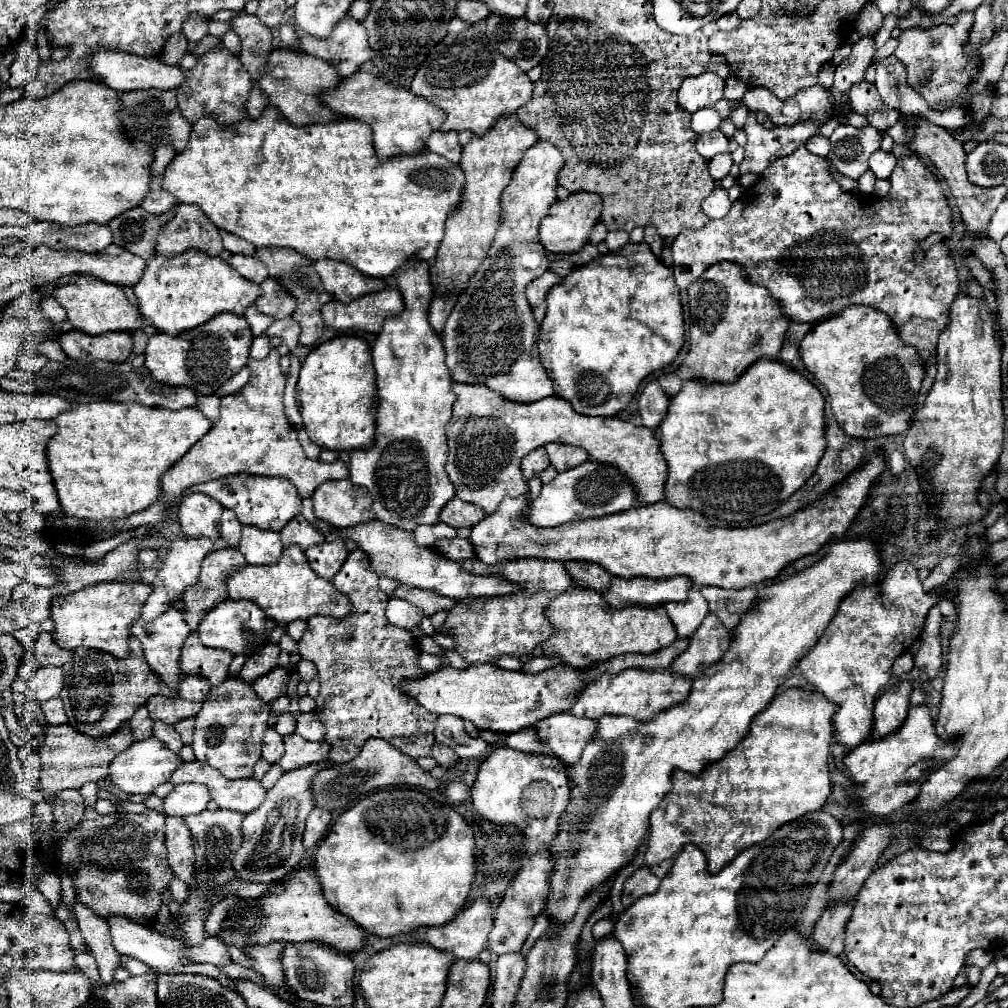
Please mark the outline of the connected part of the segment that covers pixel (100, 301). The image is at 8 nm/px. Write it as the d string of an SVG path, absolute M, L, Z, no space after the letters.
M75 276L71 282L55 286L51 296L67 310L67 320L73 324L73 328L77 328L85 334L91 334L91 336L99 336L99 334L105 334L105 332L111 332L111 330L135 332L137 328L143 326L141 314L137 312L137 308L133 308L129 304L123 288L101 282L97 278Z

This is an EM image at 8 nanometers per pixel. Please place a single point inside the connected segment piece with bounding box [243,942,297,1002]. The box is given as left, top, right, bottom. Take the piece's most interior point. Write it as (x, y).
(266, 958)

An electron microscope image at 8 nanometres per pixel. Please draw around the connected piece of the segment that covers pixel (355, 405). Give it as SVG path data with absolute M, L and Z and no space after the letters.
M337 336L309 352L301 364L297 402L309 438L327 450L361 450L375 440L377 390L369 344L359 336Z

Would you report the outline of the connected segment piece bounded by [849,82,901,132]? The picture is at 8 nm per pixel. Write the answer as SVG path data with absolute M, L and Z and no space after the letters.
M861 82L861 84L851 88L849 106L851 106L851 112L857 112L857 114L865 116L869 120L869 124L875 126L881 132L891 128L901 116L897 110L889 108L881 100L875 84L871 84L871 82Z

